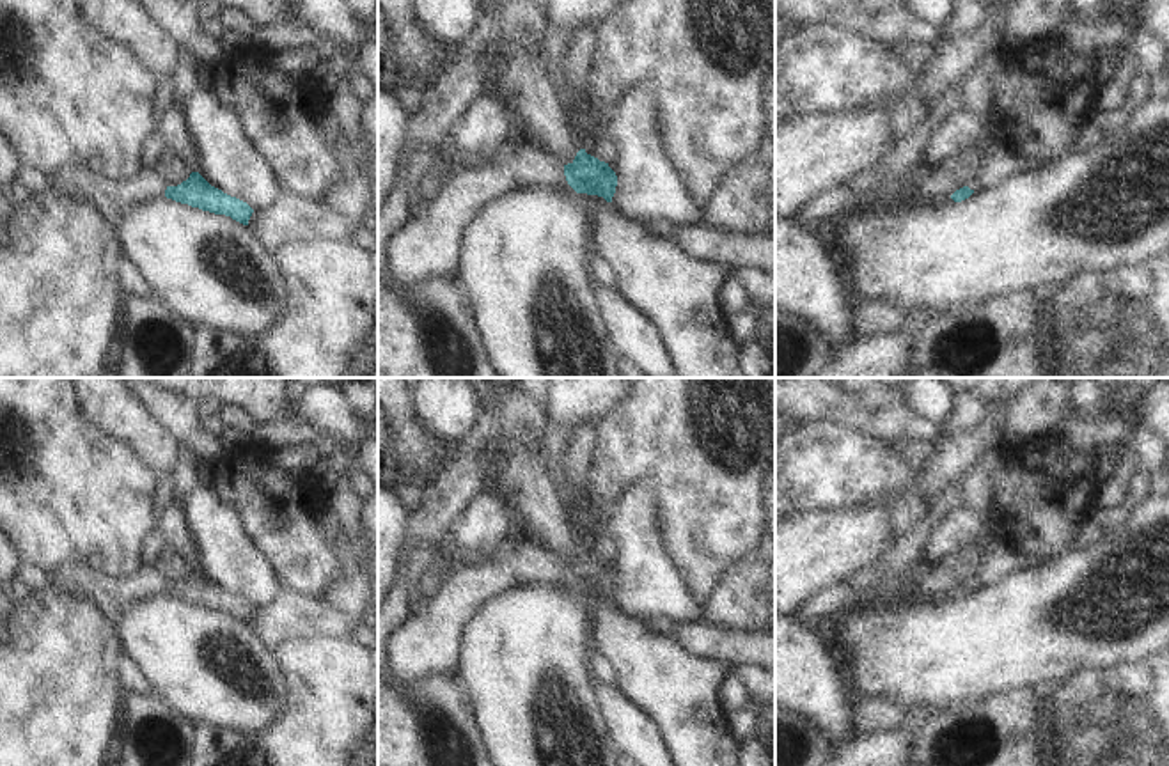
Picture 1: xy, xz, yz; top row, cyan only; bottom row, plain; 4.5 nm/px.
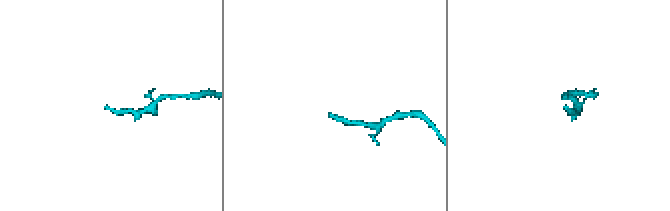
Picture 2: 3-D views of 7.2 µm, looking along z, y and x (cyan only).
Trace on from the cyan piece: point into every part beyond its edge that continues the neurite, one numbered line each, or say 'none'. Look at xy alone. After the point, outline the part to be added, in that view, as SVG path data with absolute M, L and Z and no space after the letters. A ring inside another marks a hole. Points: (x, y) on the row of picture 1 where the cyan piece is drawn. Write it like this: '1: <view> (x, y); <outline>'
1: xy (110, 199); M85 168L50 176L50 188L89 202L112 227L129 207L163 197L167 186L167 181L151 168L140 168L122 181L110 181Z

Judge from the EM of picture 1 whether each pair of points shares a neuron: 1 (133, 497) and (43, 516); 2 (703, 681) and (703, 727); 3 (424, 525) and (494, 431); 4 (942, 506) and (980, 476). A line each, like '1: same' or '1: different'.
1: same
2: same
3: same
4: different

